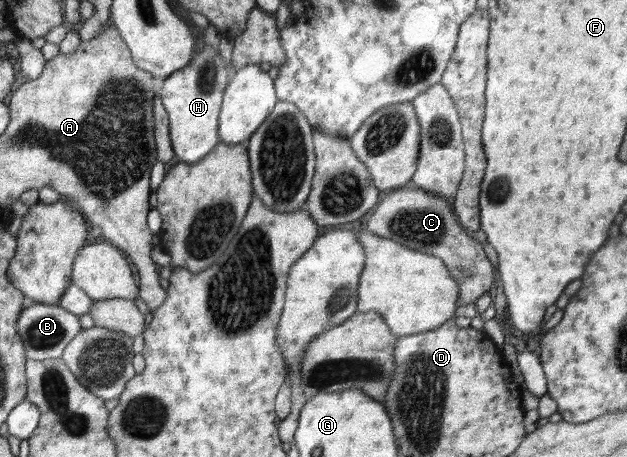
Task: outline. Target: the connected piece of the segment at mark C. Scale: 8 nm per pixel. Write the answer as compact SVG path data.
M408 185L384 192L371 213L364 219L367 231L390 238L411 250L432 254L440 258L457 283L459 298L457 306L473 304L487 291L494 288L494 268L487 259L483 246L457 221L446 198L437 197L424 190Z

